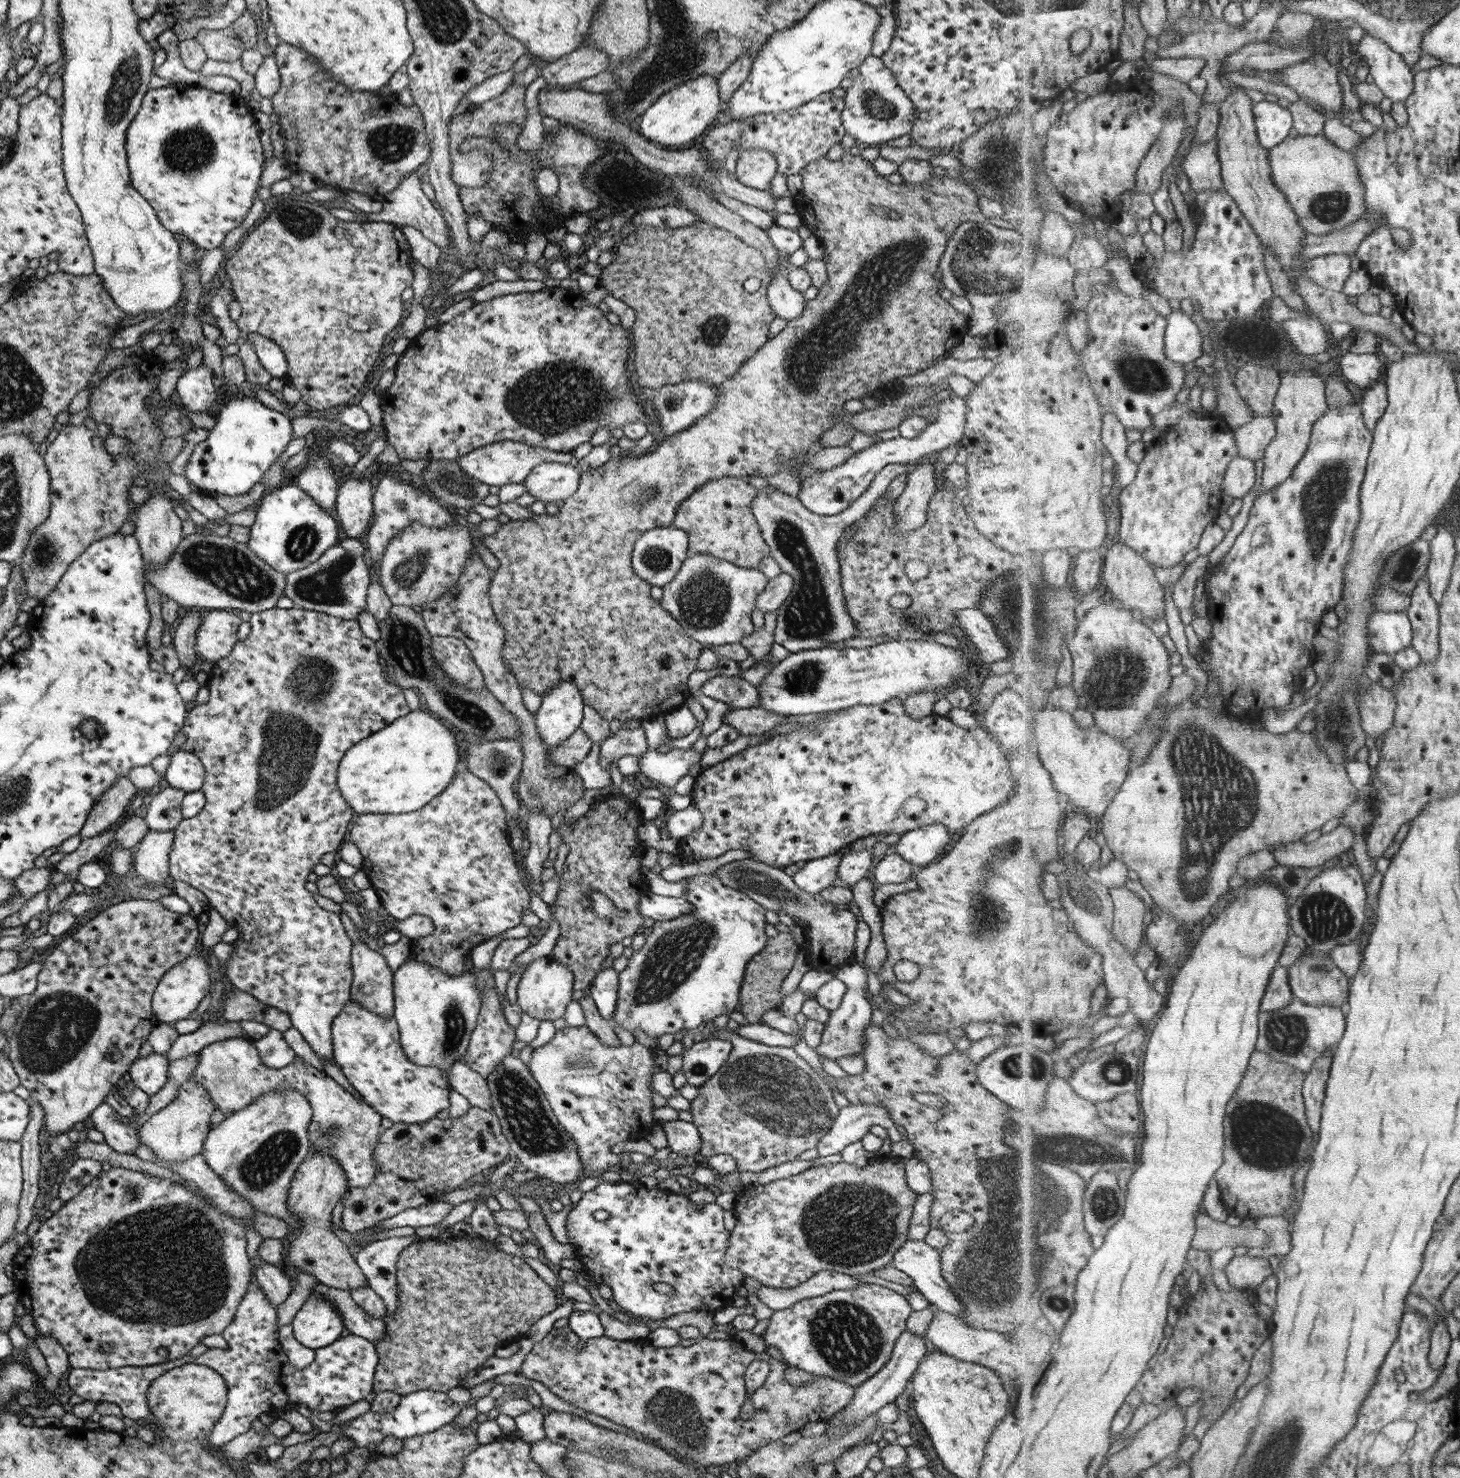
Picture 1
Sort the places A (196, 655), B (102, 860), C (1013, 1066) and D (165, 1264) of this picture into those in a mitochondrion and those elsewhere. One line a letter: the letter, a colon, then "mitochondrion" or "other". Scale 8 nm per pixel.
A: other
B: other
C: mitochondrion
D: mitochondrion

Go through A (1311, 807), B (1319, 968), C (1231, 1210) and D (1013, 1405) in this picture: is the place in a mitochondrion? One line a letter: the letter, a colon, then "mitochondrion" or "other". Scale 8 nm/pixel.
A: other
B: mitochondrion
C: other
D: other

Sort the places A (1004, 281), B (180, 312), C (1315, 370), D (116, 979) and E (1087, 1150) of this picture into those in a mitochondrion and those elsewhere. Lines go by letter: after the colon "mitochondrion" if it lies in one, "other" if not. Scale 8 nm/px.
A: mitochondrion
B: other
C: other
D: other
E: mitochondrion

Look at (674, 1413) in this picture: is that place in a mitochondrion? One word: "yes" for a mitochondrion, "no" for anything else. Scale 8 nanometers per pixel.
yes

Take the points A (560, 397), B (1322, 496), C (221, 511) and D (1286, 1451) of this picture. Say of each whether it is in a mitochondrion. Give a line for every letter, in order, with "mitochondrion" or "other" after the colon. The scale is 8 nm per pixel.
A: mitochondrion
B: mitochondrion
C: other
D: mitochondrion

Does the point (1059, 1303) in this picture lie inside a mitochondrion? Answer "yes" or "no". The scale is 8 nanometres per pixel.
yes

